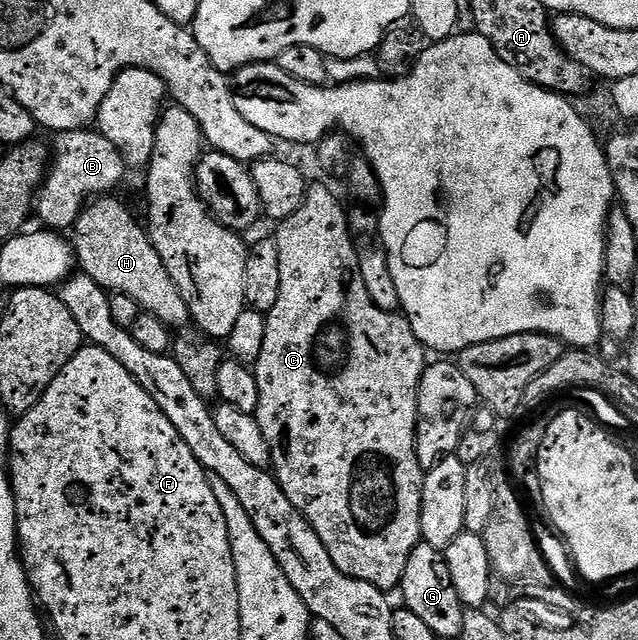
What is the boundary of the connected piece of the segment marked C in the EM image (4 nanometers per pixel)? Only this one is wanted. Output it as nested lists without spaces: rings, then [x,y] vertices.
[[[317,183],[305,192],[303,205],[291,217],[280,220],[281,227],[275,232],[279,249],[279,301],[275,301],[275,309],[265,315],[267,337],[263,337],[263,353],[259,353],[259,361],[255,364],[255,374],[259,385],[259,405],[256,421],[259,429],[263,429],[263,437],[269,446],[271,470],[279,481],[283,493],[287,493],[287,501],[303,513],[303,517],[319,533],[319,541],[331,553],[331,561],[347,577],[367,581],[380,591],[392,592],[400,588],[403,569],[407,569],[407,557],[421,542],[421,502],[423,501],[423,481],[425,470],[419,465],[417,456],[417,390],[427,366],[427,349],[415,337],[409,320],[404,314],[384,311],[371,301],[371,293],[367,293],[367,285],[363,285],[363,277],[359,277],[358,244],[349,229],[349,217],[346,208],[324,187]]]

